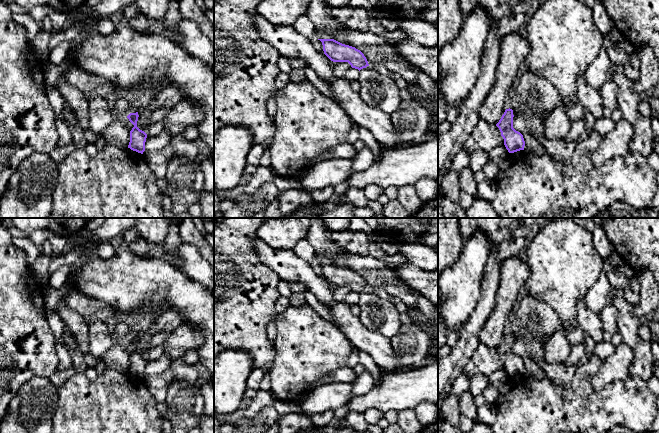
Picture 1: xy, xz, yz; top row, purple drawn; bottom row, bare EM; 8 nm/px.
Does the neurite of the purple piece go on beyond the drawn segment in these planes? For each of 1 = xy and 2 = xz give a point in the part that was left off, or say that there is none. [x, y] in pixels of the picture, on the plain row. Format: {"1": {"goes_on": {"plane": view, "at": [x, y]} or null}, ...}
{"1": {"goes_on": null}, "2": {"goes_on": null}}

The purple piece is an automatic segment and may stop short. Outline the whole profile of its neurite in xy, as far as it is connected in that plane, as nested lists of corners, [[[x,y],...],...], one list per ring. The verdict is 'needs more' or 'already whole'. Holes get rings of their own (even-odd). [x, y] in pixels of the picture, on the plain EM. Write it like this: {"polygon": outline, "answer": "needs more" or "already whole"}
{"polygon": [[[138,336],[130,337],[127,340],[129,345],[134,349],[134,351],[130,355],[130,366],[128,372],[143,378],[143,376],[145,375],[145,366],[147,358],[137,351],[138,341],[139,341]]], "answer": "already whole"}

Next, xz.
{"polygon": [[[318,263],[322,266],[324,278],[333,286],[348,286],[359,295],[369,290],[364,278],[355,271],[342,268],[334,263]]], "answer": "already whole"}

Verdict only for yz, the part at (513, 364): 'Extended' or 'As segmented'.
As segmented

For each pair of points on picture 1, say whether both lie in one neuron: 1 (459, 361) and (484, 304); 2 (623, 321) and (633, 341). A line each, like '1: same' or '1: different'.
1: same
2: same

